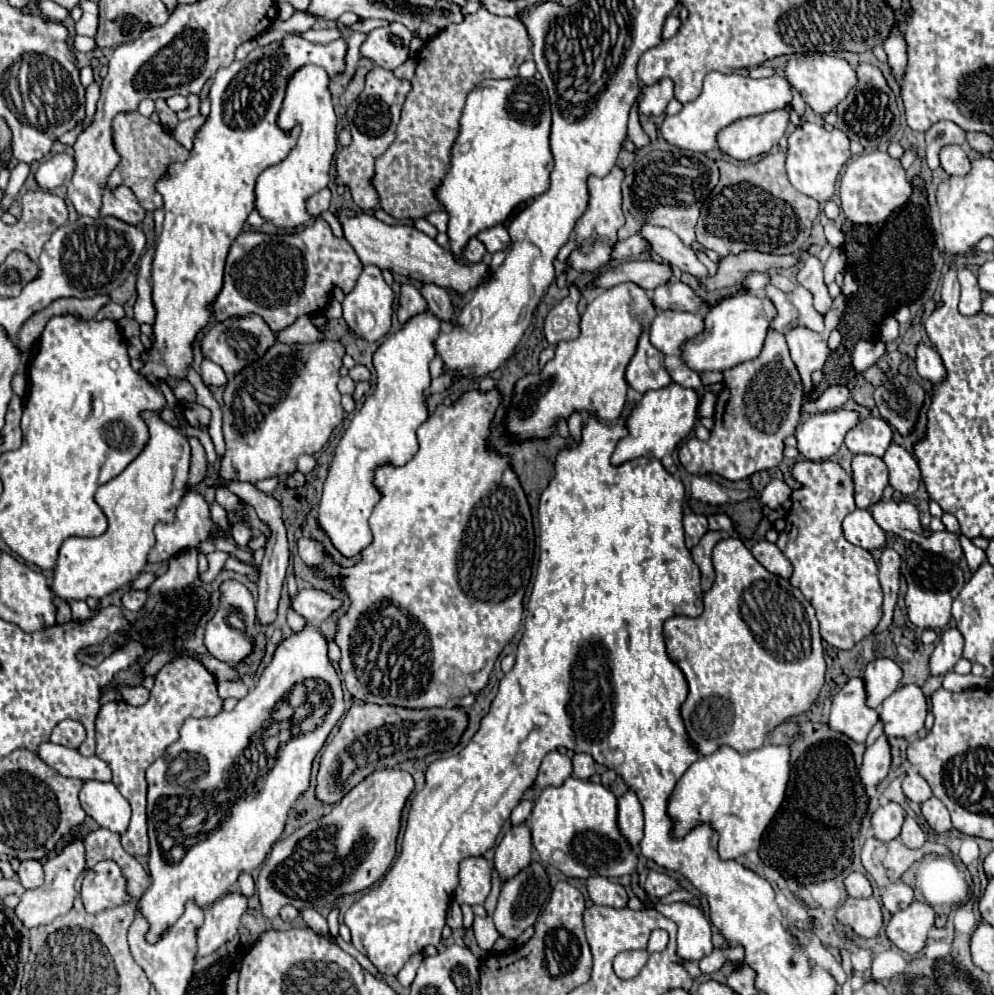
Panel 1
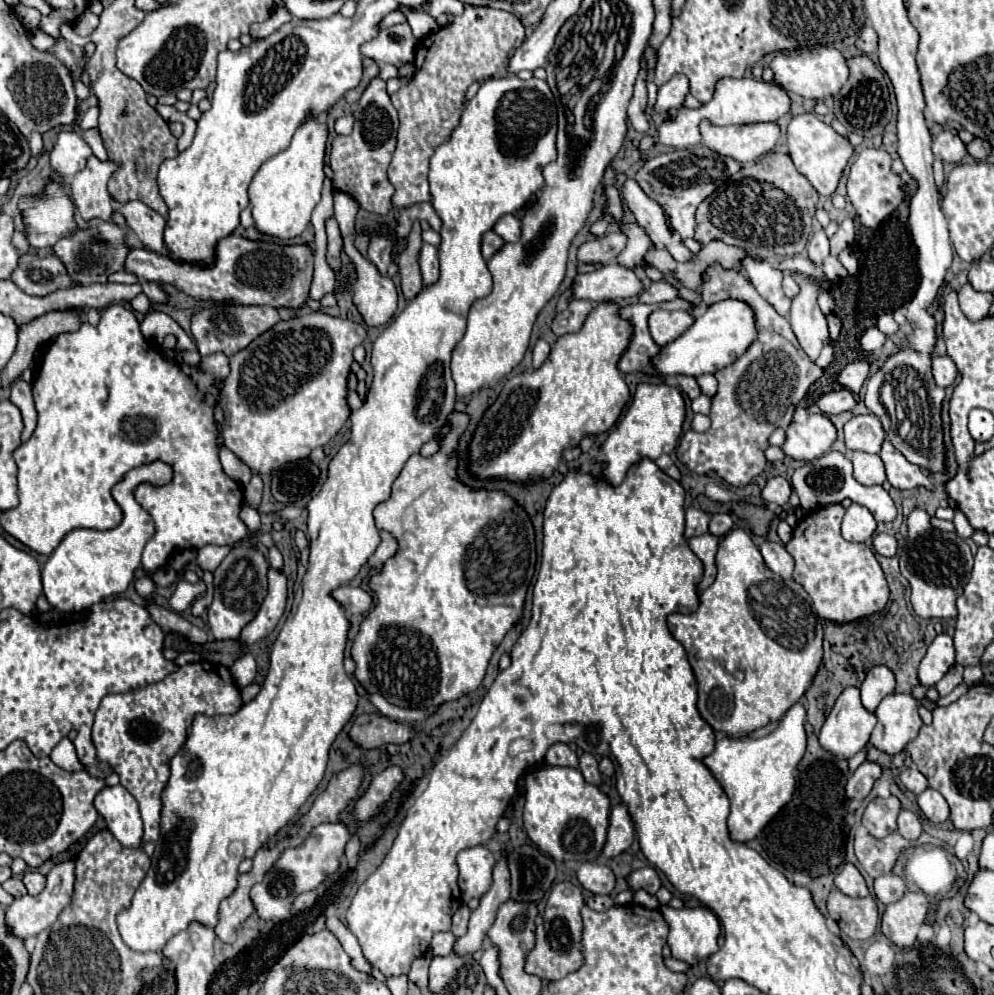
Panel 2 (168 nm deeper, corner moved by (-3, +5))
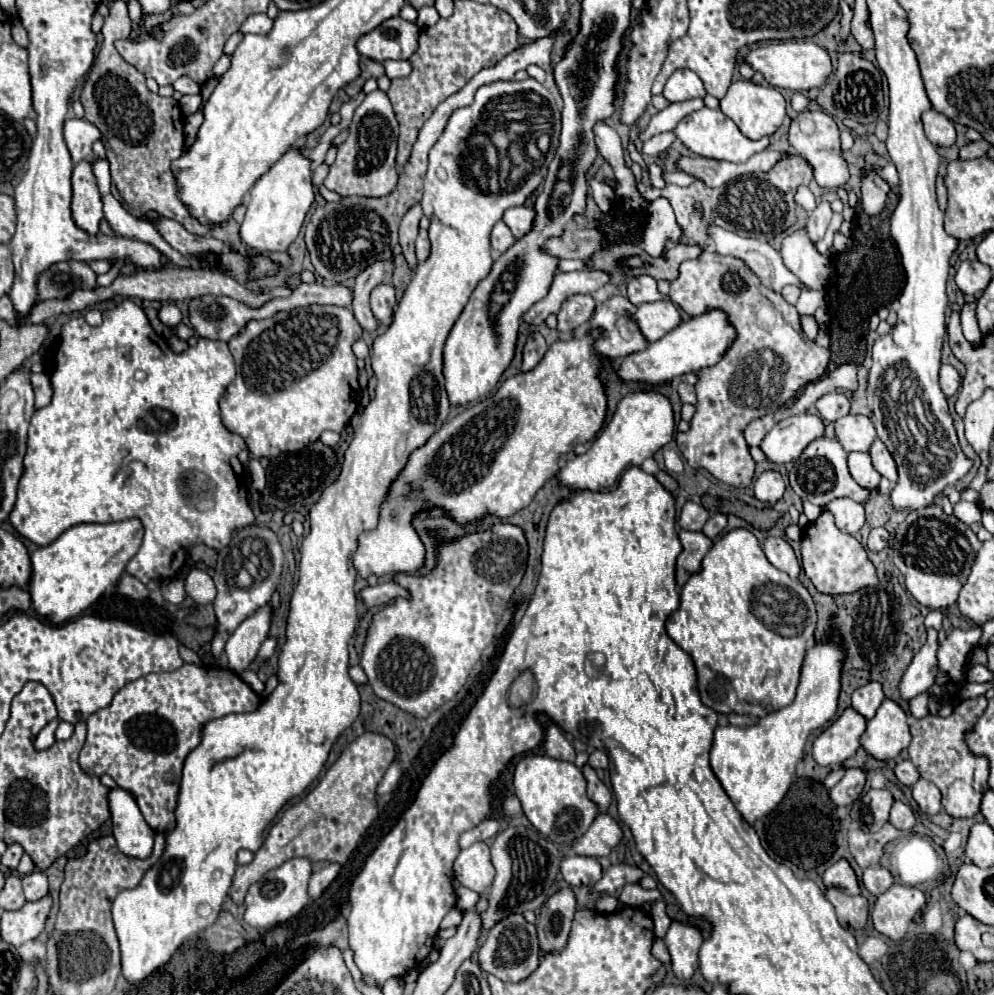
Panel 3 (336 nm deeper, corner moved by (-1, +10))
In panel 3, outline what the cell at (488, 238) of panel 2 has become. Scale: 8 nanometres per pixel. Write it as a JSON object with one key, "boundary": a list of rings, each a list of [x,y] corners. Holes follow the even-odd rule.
{"boundary":[[[498,221],[492,229],[490,241],[492,241],[492,249],[496,249],[498,253],[504,253],[514,243],[514,235],[510,233],[510,229],[502,221]]]}

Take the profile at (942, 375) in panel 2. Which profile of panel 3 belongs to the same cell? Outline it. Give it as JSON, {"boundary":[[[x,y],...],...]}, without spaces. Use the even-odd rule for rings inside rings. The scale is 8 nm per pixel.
{"boundary":[[[942,365],[940,367],[940,387],[942,387],[946,397],[952,397],[958,391],[960,383],[962,383],[962,379],[952,365]]]}

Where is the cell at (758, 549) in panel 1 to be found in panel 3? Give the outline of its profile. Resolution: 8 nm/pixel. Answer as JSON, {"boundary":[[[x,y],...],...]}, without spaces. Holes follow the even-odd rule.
{"boundary":[[[768,537],[768,539],[764,541],[762,549],[764,549],[768,561],[770,561],[776,569],[788,573],[792,579],[798,577],[800,565],[798,565],[798,559],[796,559],[796,555],[794,555],[794,551],[792,551],[792,547],[788,545],[786,539],[782,539],[782,537]]]}

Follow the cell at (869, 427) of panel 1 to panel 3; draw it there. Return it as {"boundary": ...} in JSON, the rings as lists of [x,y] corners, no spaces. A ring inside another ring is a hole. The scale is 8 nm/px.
{"boundary":[[[844,415],[836,423],[836,437],[840,445],[850,451],[868,451],[876,439],[876,429],[866,415]]]}

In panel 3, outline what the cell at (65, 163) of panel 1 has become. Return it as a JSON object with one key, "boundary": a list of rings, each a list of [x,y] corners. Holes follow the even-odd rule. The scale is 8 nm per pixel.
{"boundary":[[[66,119],[64,121],[64,141],[72,155],[74,163],[92,157],[92,143],[100,139],[100,131],[84,119]]]}

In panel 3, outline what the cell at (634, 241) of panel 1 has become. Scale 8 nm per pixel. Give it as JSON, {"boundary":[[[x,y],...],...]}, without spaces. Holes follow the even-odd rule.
{"boundary":[[[574,223],[566,225],[562,237],[550,239],[544,249],[560,259],[588,259],[592,253],[600,251],[604,235],[598,229],[576,229]]]}

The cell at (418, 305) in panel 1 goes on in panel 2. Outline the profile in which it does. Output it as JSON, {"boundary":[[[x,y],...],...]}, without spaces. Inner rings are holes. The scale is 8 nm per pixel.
{"boundary":[[[420,222],[412,224],[412,230],[408,234],[408,244],[406,248],[400,252],[400,278],[402,278],[402,292],[406,298],[414,298],[414,294],[418,294],[422,290],[422,274],[420,274],[420,266],[418,266],[418,250],[422,246],[422,238],[420,238]]]}

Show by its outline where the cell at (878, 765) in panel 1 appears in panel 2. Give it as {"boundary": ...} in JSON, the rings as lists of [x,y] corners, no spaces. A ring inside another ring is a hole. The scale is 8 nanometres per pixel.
{"boundary":[[[864,762],[862,766],[858,766],[856,772],[846,782],[846,798],[864,800],[870,794],[874,782],[880,778],[880,774],[882,774],[882,768],[874,762]]]}

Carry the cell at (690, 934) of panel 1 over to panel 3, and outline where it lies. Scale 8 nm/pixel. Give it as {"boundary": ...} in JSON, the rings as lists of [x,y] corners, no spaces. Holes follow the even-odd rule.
{"boundary":[[[672,921],[664,943],[672,955],[672,969],[678,979],[690,979],[698,963],[698,949],[702,945],[702,933],[698,927]]]}

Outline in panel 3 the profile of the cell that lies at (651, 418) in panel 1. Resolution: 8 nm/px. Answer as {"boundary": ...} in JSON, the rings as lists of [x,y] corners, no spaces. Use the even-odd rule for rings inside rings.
{"boundary":[[[634,391],[626,395],[612,417],[612,421],[598,433],[592,441],[590,449],[584,455],[574,457],[560,469],[558,479],[560,483],[568,485],[570,489],[590,489],[590,491],[604,491],[616,485],[620,475],[632,467],[642,465],[644,459],[652,457],[658,449],[668,445],[674,437],[674,413],[668,397],[658,391]]]}

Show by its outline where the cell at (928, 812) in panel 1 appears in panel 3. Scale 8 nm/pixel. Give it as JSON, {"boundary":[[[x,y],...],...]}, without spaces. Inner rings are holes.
{"boundary":[[[920,779],[912,787],[912,797],[918,803],[920,811],[926,815],[936,815],[942,811],[942,795],[940,795],[938,787],[926,779]]]}

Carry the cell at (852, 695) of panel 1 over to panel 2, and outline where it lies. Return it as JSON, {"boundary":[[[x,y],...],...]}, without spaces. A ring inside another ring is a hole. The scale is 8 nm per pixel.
{"boundary":[[[850,686],[846,688],[838,700],[836,700],[836,706],[832,708],[830,716],[826,718],[822,730],[820,730],[820,746],[830,752],[834,758],[840,758],[840,760],[850,760],[856,752],[860,752],[866,744],[868,744],[868,738],[872,734],[872,728],[876,726],[876,716],[870,714],[862,702],[860,702],[860,690]]]}

